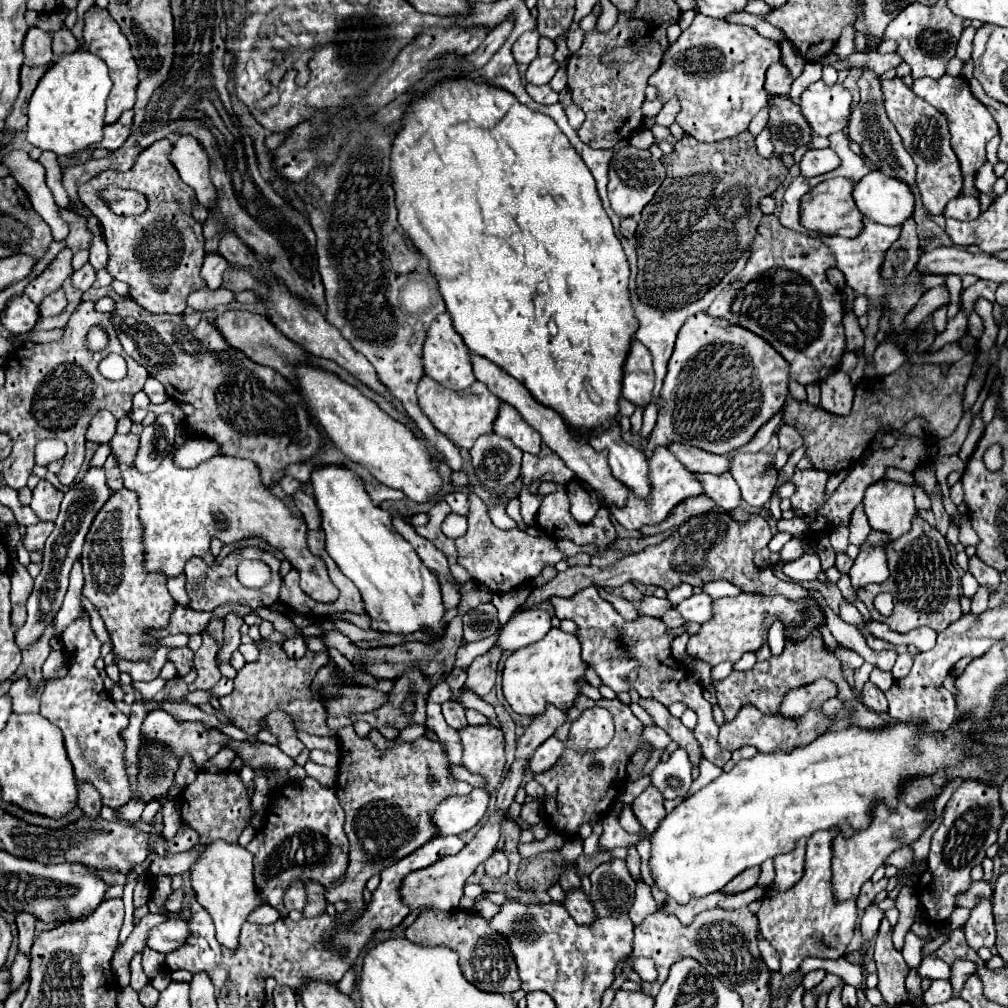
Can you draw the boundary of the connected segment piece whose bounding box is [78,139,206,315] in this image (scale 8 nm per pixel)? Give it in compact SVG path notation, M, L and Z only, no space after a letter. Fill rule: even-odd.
M160 139L160 141L152 143L148 149L144 149L144 153L138 155L136 165L130 171L126 171L126 173L118 173L112 169L102 171L96 177L92 177L90 181L86 181L78 189L78 195L80 195L80 201L92 213L96 213L96 217L104 229L104 239L106 239L106 245L110 251L110 261L108 261L106 269L112 273L112 277L128 283L130 297L146 311L182 315L186 309L188 293L206 287L204 279L200 277L200 269L202 269L202 261L204 261L204 235L202 235L202 223L196 221L192 215L192 209L198 207L196 193L192 187L188 187L188 185L184 185L184 181L180 181L176 167L168 159L170 151L172 151L172 143L168 139ZM108 187L134 189L134 191L142 193L148 201L148 209L140 215L116 215L116 213L112 213L110 205L100 197L100 191L104 191Z

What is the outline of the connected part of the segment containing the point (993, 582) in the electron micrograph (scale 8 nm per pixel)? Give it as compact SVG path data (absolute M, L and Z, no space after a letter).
M976 555L970 557L970 561L968 561L968 571L976 577L976 581L978 581L980 585L986 585L986 587L990 587L990 589L996 589L998 583L1000 583L1000 573L996 573L996 569L980 563Z

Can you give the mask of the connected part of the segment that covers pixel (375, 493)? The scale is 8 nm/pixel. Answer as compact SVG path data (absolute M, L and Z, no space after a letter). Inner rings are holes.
M366 485L366 491L370 493L370 497L372 497L372 501L374 501L376 505L380 505L384 499L394 499L394 501L398 501L398 499L404 499L404 497L406 497L402 491L396 491L396 489L384 487L384 485L378 485L378 487Z

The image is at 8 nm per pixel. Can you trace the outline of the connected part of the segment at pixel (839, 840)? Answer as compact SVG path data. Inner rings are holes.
M898 801L896 809L888 809L888 805L872 805L872 823L868 829L856 831L852 837L840 837L836 835L832 841L832 885L836 899L850 899L858 897L860 887L864 881L872 877L872 873L884 865L886 857L892 855L896 849L912 845L924 831L926 831L926 819L932 815L934 801L928 801L916 809L908 807L904 801Z

